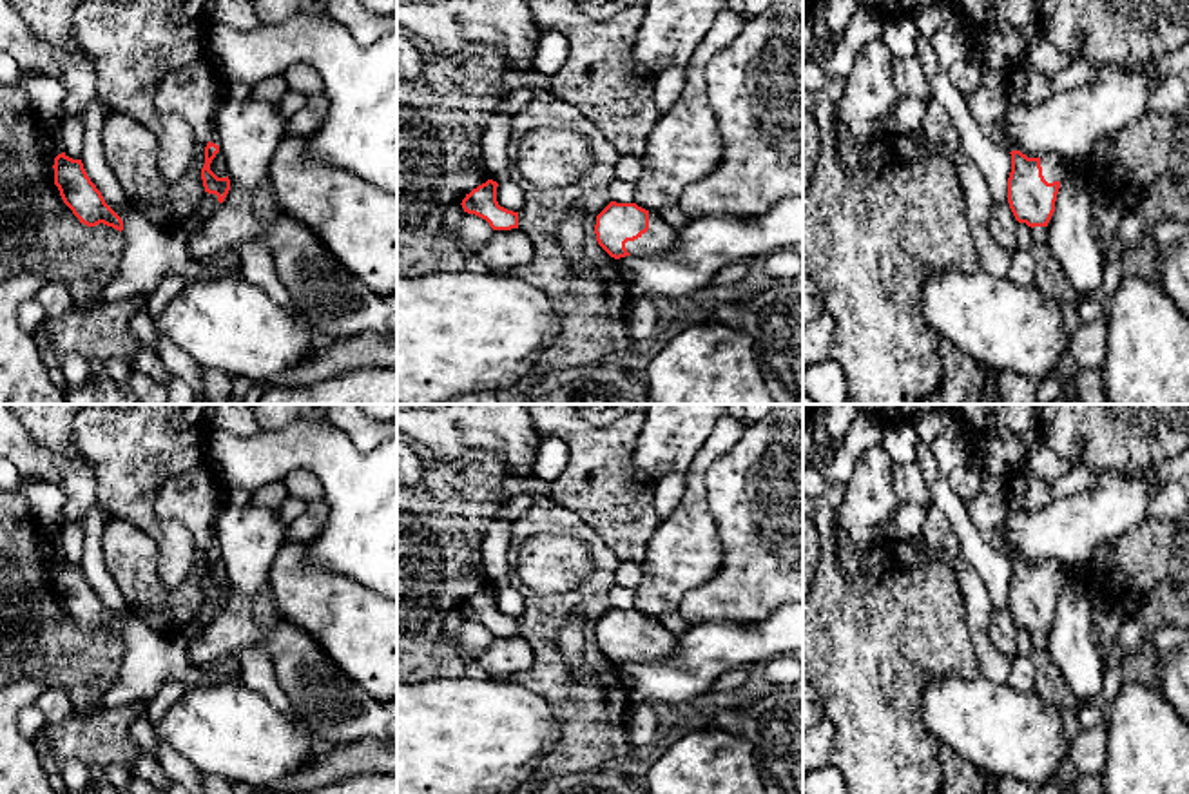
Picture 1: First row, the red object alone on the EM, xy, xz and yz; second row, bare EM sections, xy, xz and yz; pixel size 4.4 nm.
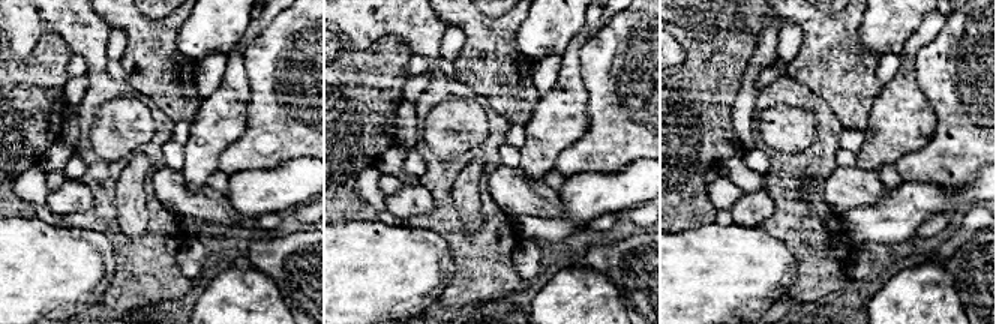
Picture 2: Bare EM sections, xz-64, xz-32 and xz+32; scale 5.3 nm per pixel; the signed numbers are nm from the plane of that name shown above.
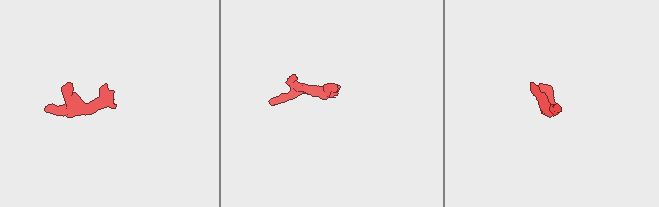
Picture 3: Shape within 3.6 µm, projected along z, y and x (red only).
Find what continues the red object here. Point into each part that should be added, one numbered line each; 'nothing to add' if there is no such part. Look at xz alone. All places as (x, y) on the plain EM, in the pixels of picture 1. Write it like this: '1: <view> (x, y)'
1: xz (660, 644)

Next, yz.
1: yz (1053, 573)

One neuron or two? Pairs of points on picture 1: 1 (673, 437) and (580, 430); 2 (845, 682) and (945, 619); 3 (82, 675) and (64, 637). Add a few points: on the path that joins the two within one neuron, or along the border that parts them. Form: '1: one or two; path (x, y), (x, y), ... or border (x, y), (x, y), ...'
1: two; border (644, 423), (635, 443), (635, 464), (651, 475)
2: one; path (870, 657), (908, 619), (919, 619)
3: one; path (78, 666), (64, 651), (64, 646)

